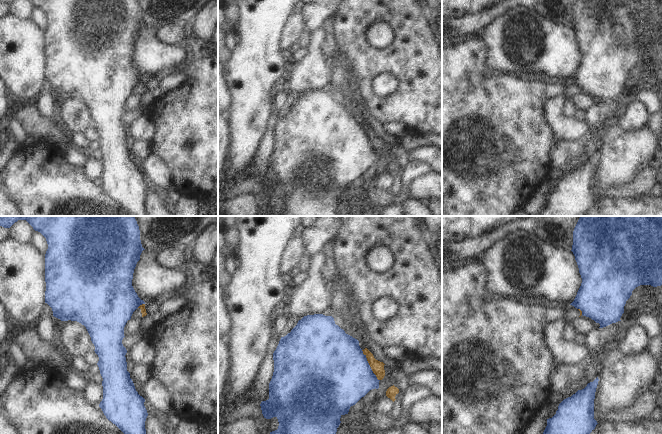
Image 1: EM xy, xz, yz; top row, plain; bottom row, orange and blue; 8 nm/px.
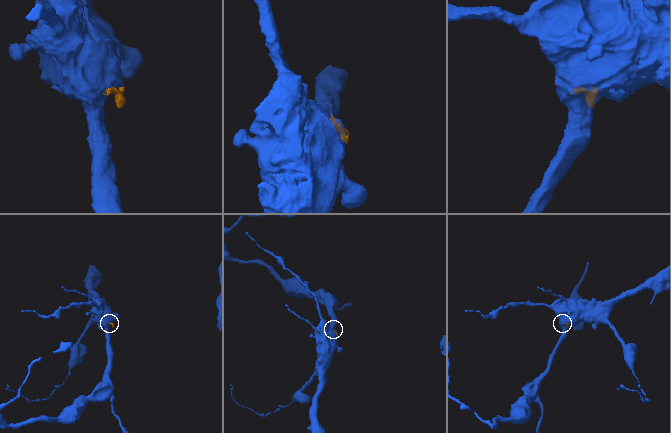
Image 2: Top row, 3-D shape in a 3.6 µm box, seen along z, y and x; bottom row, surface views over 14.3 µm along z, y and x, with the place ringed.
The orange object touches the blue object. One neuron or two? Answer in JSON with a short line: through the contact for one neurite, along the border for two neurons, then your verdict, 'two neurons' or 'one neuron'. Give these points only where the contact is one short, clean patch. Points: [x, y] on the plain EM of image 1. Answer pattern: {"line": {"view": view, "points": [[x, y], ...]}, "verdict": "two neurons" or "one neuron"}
{"line": {"view": "xz", "points": [[361, 126], [372, 148], [379, 156]]}, "verdict": "two neurons"}

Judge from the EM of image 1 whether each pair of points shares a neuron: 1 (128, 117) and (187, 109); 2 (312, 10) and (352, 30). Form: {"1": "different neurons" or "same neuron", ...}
{"1": "different neurons", "2": "different neurons"}

